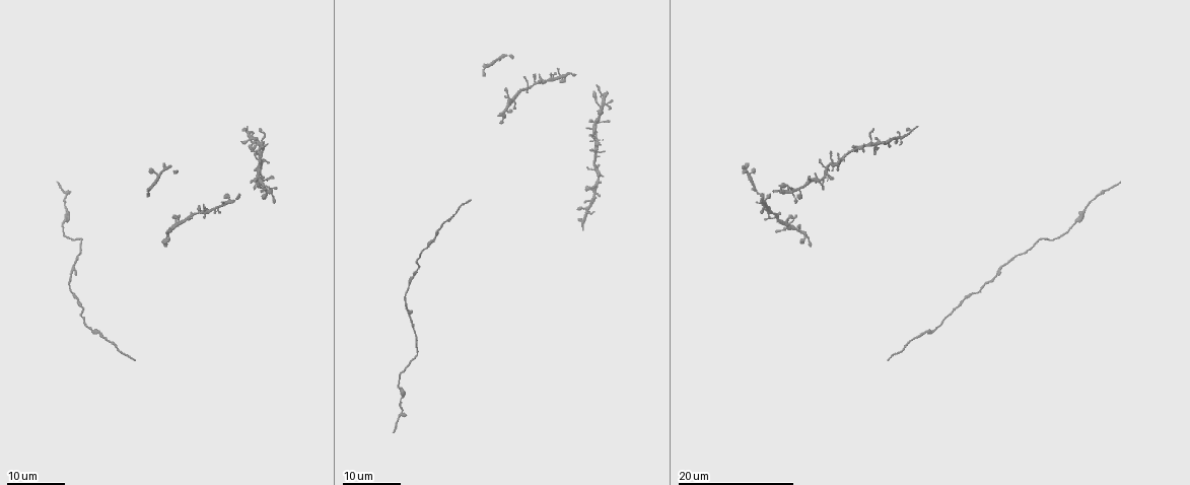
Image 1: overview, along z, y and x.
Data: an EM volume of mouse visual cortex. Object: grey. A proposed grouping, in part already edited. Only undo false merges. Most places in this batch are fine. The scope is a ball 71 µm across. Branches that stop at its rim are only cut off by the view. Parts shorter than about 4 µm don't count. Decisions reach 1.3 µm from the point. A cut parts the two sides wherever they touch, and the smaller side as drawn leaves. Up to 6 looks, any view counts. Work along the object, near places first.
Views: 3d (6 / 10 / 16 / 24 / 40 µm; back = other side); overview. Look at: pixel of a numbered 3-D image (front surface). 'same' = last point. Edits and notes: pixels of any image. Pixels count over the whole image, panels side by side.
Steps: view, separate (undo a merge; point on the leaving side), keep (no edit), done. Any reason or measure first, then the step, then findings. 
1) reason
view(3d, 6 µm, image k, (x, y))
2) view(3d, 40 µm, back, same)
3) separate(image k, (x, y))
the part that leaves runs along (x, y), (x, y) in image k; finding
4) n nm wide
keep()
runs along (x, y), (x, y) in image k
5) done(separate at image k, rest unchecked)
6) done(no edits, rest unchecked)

view(3d, 16 µm, image 1, (179, 219))

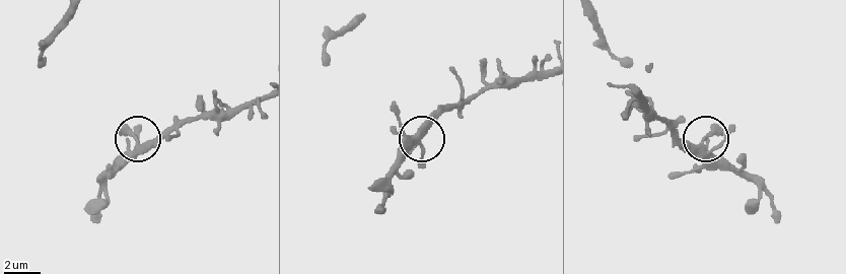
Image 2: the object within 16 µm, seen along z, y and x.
view(3d, 6 µm, image 2, (134, 136))

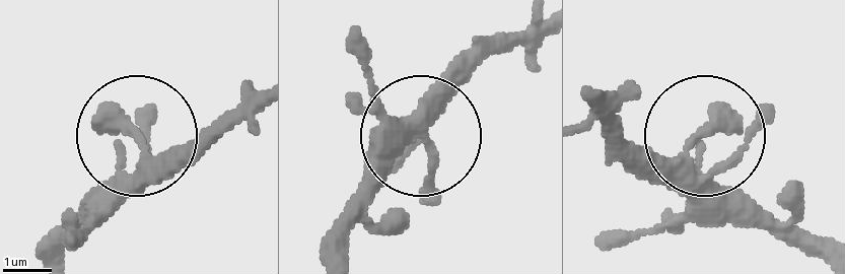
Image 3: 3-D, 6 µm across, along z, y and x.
3 arms
keep()
continuous, no second cell

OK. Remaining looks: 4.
three arms meet
view(3d, 24 µm, image 1, (808, 237))

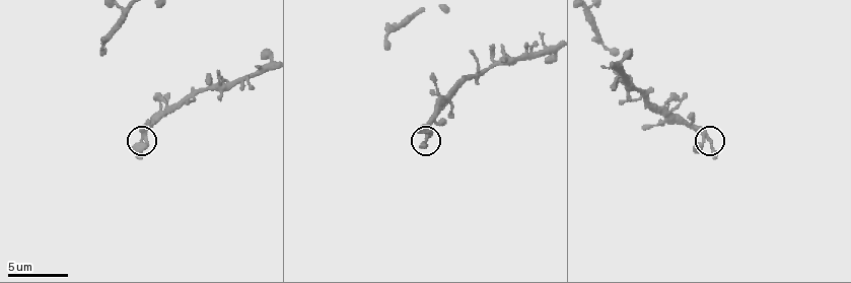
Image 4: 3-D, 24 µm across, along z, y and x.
view(3d, 10 µm, image 4, (709, 142))

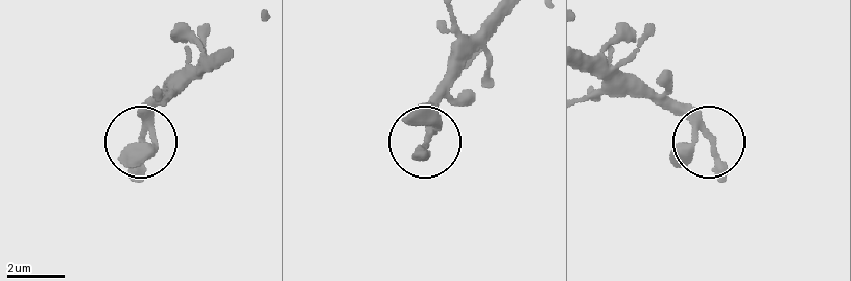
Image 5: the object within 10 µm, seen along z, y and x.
3 arms
keep()
continuous, no second cell

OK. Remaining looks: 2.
done(no edits, rest unchecked)

